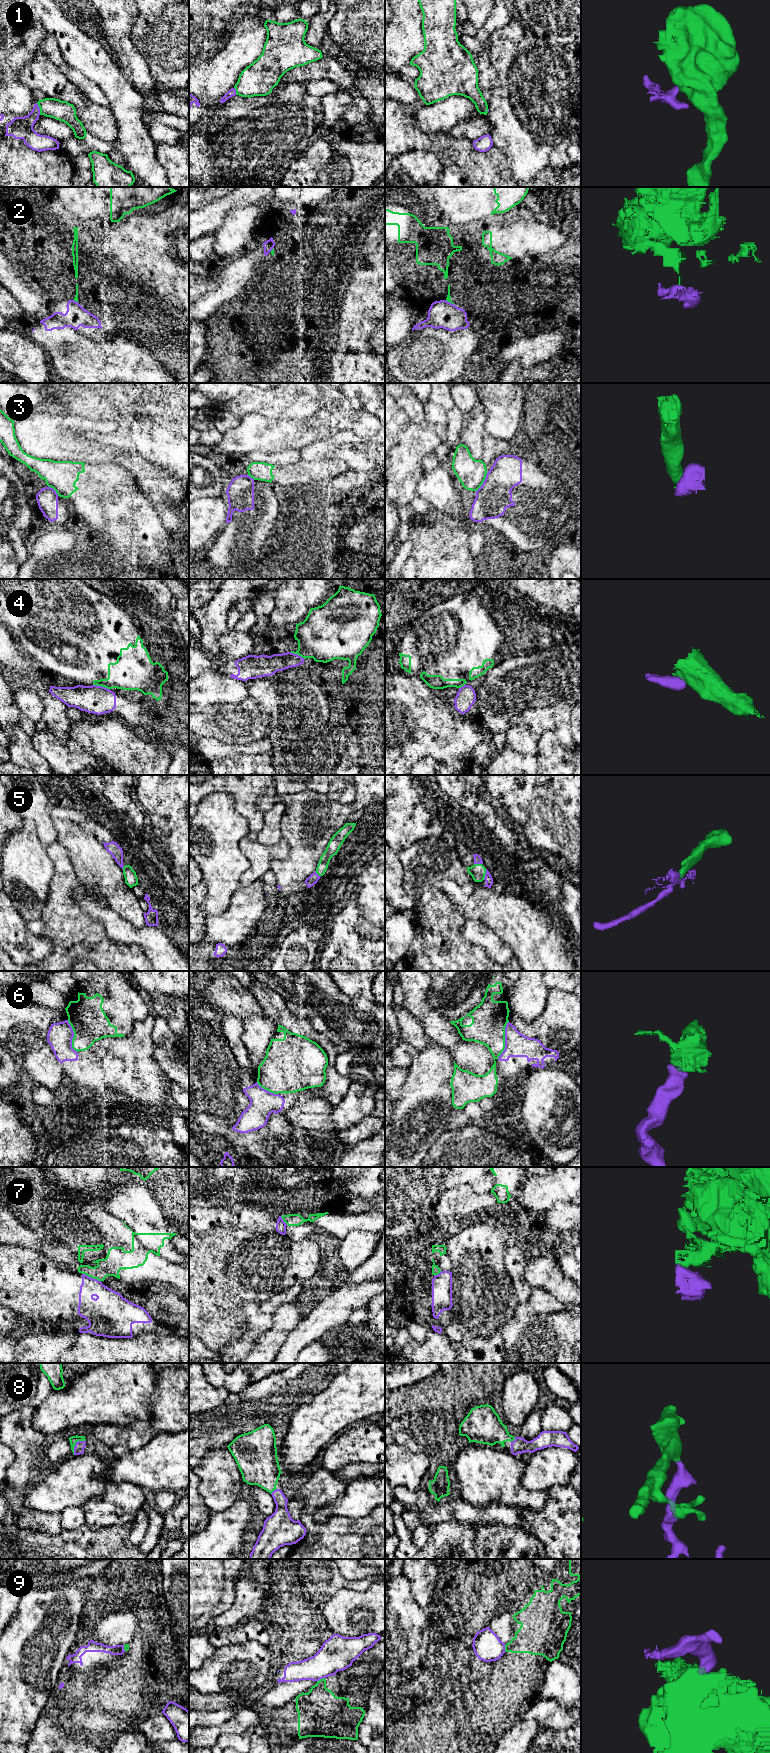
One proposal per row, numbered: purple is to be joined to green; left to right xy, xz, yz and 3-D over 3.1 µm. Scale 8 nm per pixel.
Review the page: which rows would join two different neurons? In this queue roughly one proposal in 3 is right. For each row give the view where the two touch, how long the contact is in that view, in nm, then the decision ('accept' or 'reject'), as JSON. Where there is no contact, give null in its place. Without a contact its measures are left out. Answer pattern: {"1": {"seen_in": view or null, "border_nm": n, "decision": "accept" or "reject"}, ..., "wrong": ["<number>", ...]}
{"1": {"seen_in": "xy", "border_nm": 100, "decision": "reject"}, "2": {"seen_in": "yz", "border_nm": 80, "decision": "reject"}, "3": {"seen_in": "yz", "border_nm": 180, "decision": "reject"}, "4": {"seen_in": "xy", "border_nm": 140, "decision": "reject"}, "5": {"seen_in": "yz", "border_nm": 90, "decision": "accept"}, "6": {"seen_in": "yz", "border_nm": 320, "decision": "accept"}, "7": {"seen_in": "xy", "border_nm": 170, "decision": "reject"}, "8": {"seen_in": "xy", "border_nm": 150, "decision": "accept"}, "9": {"seen_in": "xz", "border_nm": 70, "decision": "reject"}, "wrong": ["1", "2", "3", "4", "7", "9"]}

